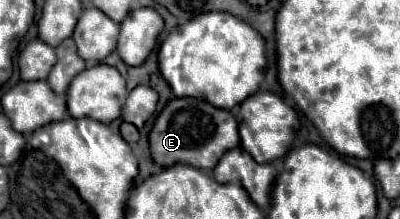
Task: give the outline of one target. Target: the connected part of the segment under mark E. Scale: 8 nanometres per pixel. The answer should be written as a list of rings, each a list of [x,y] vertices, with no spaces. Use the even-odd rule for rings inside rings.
[[[193,97],[171,99],[149,133],[149,145],[153,161],[161,167],[187,163],[197,169],[213,169],[225,151],[239,147],[237,121],[229,111],[211,107],[209,103]]]

